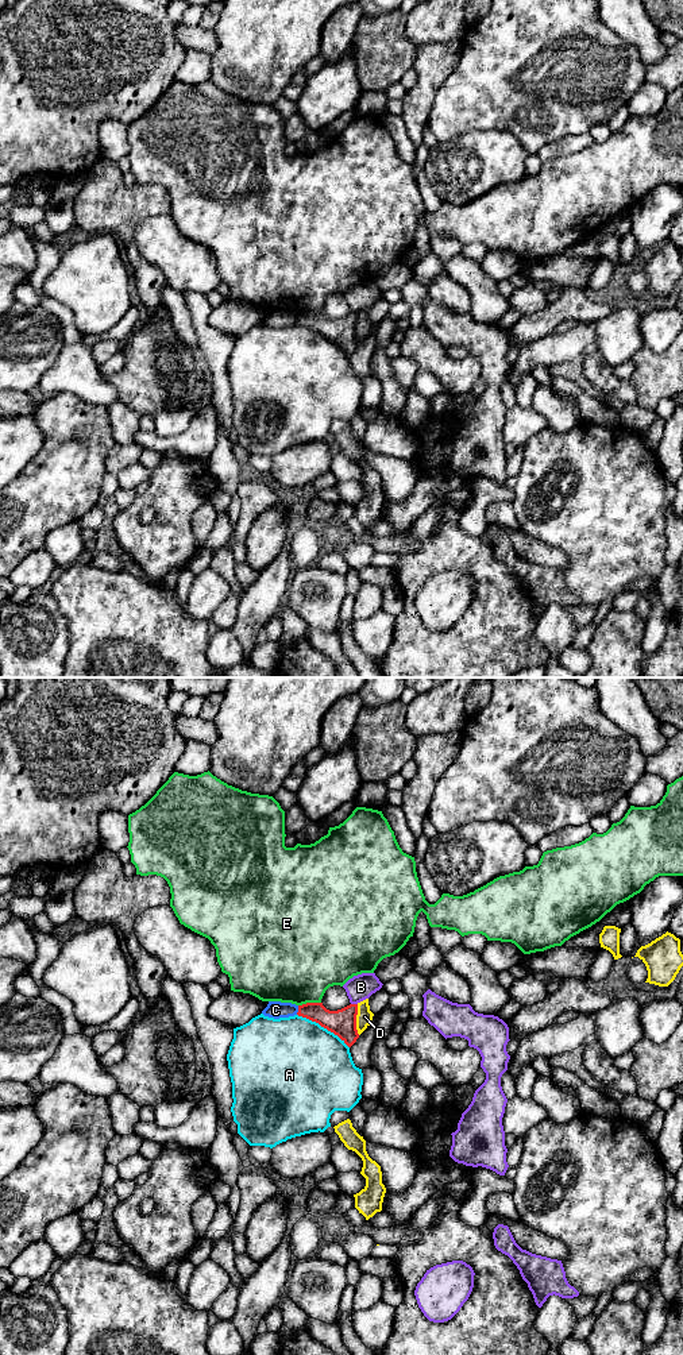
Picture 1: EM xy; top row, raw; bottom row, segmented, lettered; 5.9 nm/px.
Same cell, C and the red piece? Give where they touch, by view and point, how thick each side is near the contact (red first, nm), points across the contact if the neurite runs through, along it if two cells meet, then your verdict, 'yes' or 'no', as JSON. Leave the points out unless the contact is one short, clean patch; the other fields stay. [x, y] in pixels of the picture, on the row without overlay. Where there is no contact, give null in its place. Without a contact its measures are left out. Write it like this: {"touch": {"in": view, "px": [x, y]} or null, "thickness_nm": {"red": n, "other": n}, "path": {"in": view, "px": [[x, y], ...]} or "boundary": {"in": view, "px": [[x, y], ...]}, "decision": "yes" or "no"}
{"touch": {"in": "xy", "px": [298, 319]}, "thickness_nm": {"red": 140, "other": 100}, "boundary": {"in": "xy", "px": [[298, 315], [296, 323]]}, "decision": "no"}

